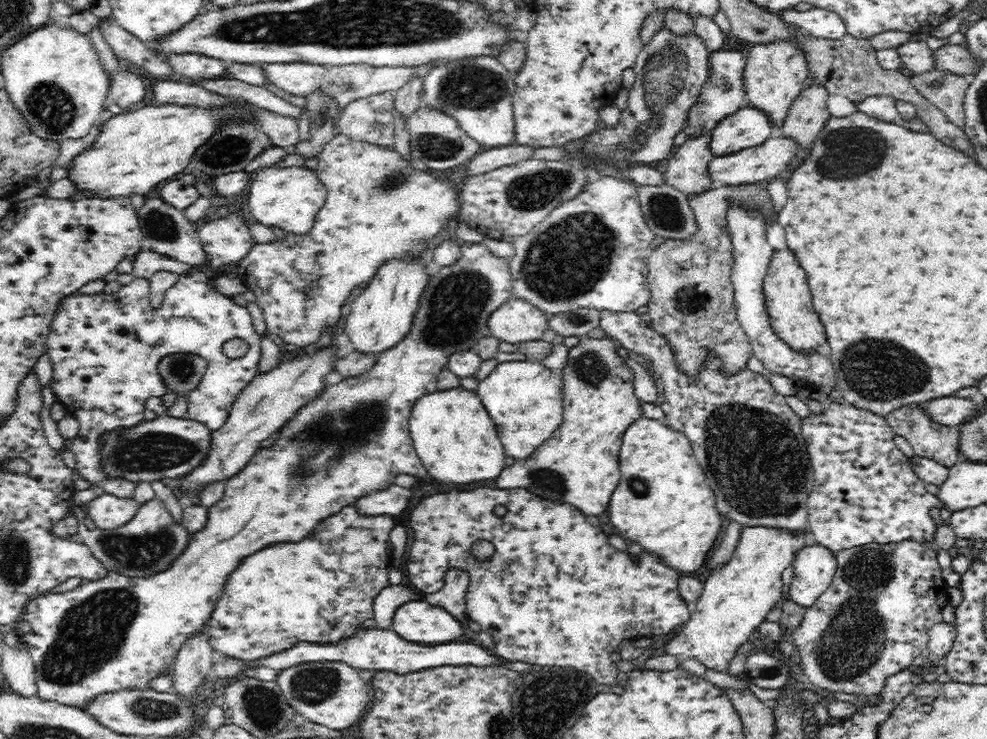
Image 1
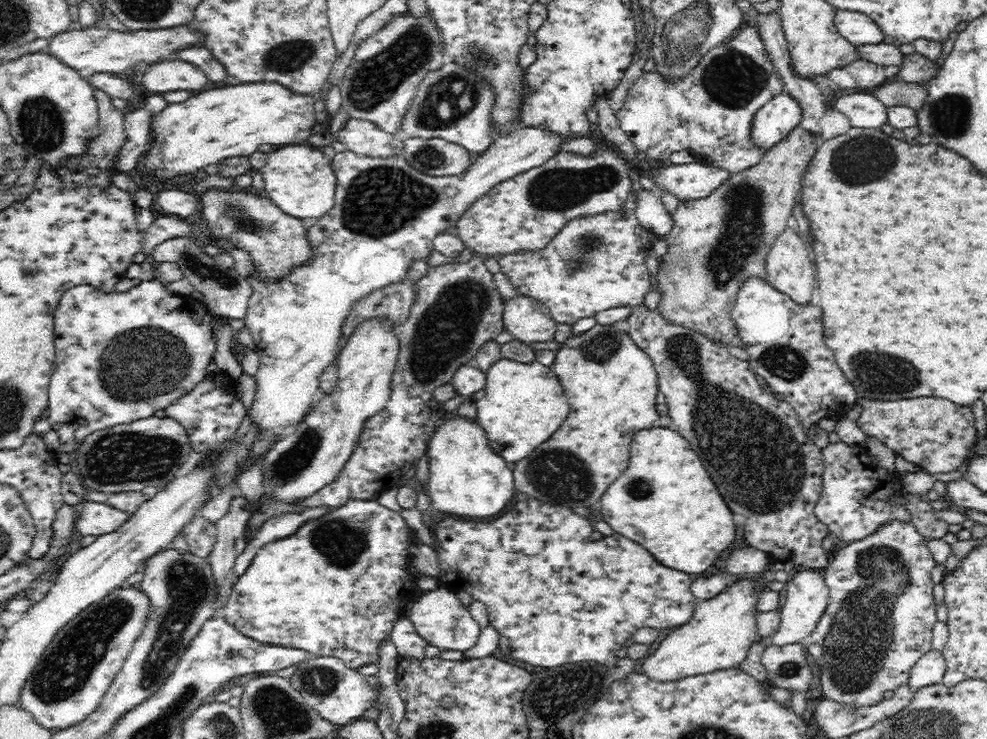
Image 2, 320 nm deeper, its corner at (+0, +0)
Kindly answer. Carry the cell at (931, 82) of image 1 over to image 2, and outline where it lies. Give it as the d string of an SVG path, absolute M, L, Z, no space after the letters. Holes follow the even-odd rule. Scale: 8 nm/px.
M891 79L880 85L878 90L872 94L887 108L906 106L917 111L924 106L928 91L927 87L923 87L921 83Z

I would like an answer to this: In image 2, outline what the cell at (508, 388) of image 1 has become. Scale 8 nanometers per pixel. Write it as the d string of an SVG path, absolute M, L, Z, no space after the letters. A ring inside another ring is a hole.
M502 358L490 367L486 372L486 382L484 388L484 396L475 402L476 418L478 424L487 433L488 444L492 444L492 450L498 456L504 457L507 462L517 463L536 450L542 442L546 442L566 420L570 406L568 406L568 398L556 378L556 374L542 366L538 361L521 363L508 358Z

